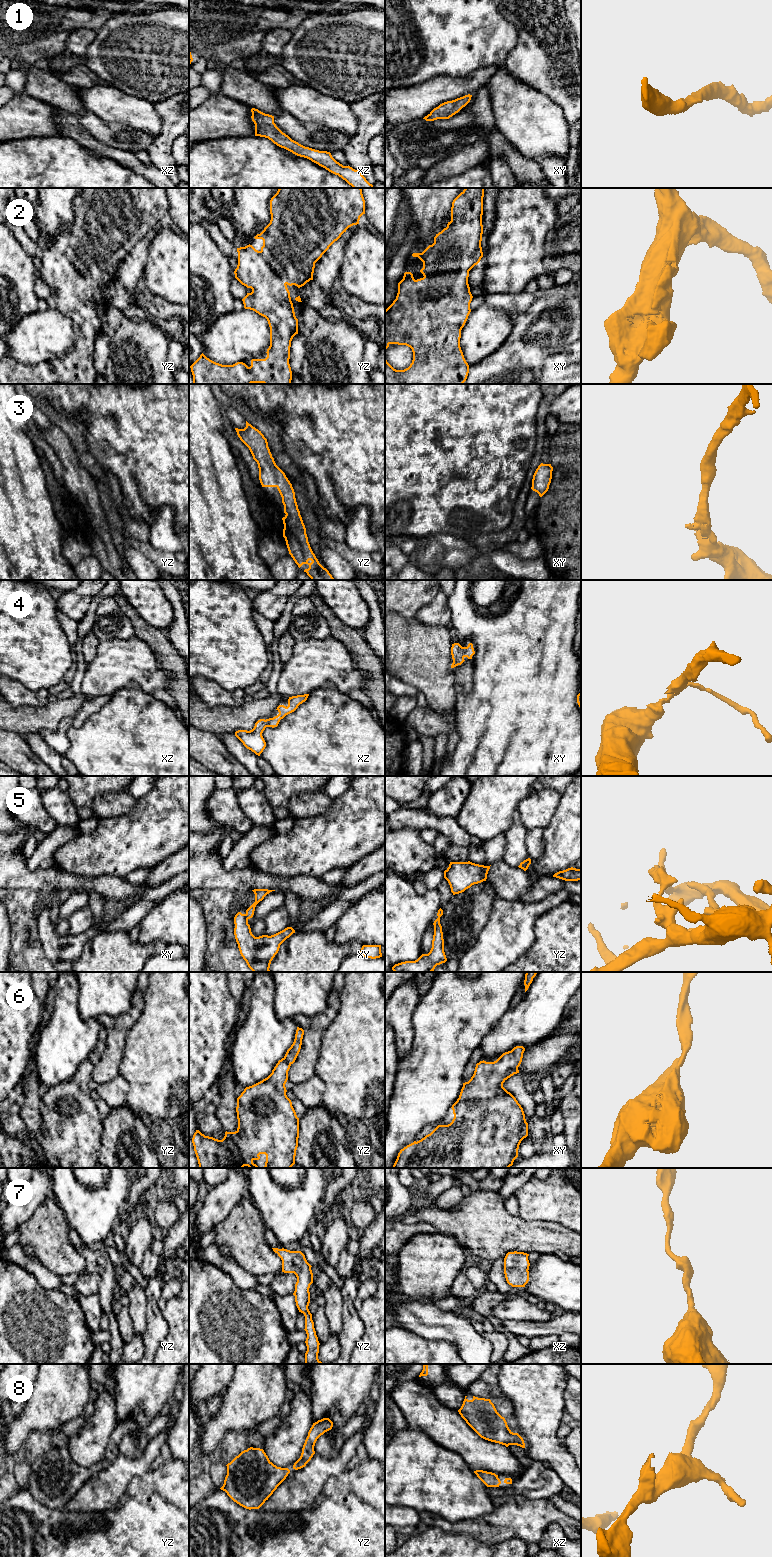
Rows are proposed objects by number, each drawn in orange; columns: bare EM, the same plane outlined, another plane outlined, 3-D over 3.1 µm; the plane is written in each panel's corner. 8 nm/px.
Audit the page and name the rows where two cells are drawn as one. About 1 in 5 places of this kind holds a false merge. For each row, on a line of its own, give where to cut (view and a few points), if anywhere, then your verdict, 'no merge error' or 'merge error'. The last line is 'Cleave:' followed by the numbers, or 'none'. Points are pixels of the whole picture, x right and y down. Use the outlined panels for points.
1: no cut; no merge error
2: no cut; no merge error
3: no cut; no merge error
4: no cut; no merge error
5: cut in xy along (245, 914), (248, 918); merge error
6: no cut; no merge error
7: no cut; no merge error
8: no cut; no merge error
Cleave: 5

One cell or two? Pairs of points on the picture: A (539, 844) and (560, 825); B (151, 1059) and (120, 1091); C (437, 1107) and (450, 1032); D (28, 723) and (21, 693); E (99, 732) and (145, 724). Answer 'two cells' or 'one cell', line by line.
A: two cells
B: two cells
C: one cell
D: two cells
E: one cell

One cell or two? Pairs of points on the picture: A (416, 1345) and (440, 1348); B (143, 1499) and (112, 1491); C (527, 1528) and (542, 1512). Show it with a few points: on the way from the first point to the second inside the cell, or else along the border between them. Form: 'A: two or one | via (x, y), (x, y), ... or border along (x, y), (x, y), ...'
A: one | via (422, 1348), (434, 1348)
B: two | border along (137, 1475), (131, 1481), (117, 1505), (106, 1510)
C: one | via (530, 1524), (538, 1516)

